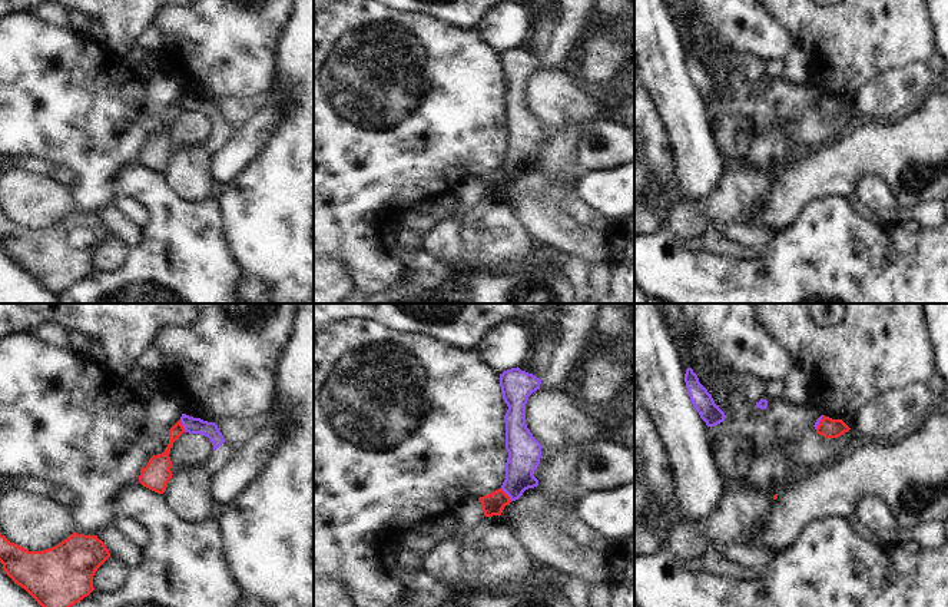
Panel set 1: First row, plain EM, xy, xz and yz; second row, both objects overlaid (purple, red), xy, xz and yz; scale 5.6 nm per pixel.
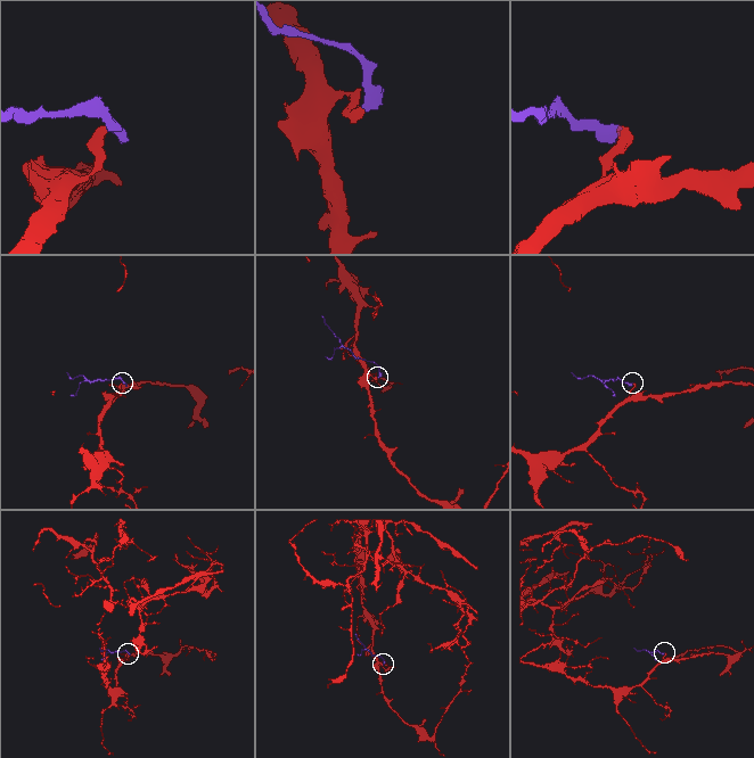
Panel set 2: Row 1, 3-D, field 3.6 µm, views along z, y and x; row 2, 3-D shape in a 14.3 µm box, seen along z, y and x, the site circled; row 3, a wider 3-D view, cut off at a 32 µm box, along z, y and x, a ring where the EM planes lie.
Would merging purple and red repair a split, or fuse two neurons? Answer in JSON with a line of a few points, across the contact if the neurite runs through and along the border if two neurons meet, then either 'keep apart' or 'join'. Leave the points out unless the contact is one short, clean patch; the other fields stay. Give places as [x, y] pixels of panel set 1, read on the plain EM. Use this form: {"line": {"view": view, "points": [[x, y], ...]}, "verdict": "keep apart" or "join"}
{"line": {"view": "xy", "points": [[179, 99], [185, 110]]}, "verdict": "keep apart"}

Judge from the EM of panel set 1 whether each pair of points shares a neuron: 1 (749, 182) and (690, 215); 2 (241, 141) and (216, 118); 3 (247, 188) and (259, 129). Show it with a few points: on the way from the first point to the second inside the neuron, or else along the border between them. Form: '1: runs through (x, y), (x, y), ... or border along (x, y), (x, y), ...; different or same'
1: runs through (735, 196), (728, 204), (705, 212); same
2: border along (235, 130), (211, 155); different
3: border along (274, 130), (265, 145), (229, 181); different

